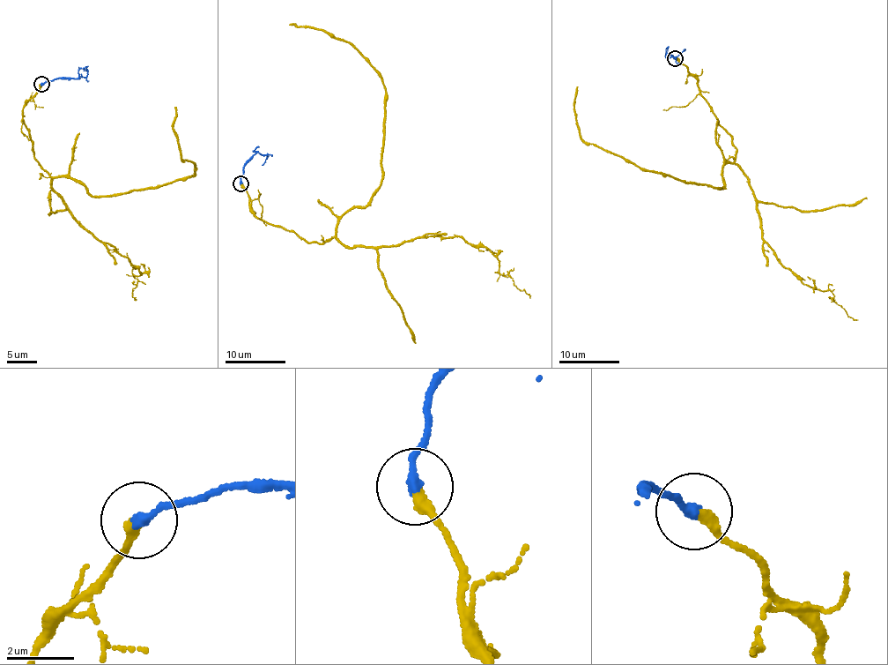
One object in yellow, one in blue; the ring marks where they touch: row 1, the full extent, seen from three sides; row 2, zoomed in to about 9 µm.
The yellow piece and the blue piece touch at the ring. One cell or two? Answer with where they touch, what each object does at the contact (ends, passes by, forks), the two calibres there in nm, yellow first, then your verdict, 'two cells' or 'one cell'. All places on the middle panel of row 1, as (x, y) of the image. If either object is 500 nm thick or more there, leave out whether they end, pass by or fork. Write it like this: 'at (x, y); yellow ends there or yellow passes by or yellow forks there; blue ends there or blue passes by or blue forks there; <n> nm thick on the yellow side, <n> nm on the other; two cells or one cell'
at (240, 183); yellow ends there; blue ends there; 360 nm thick on the yellow side, 280 nm on the other; one cell

